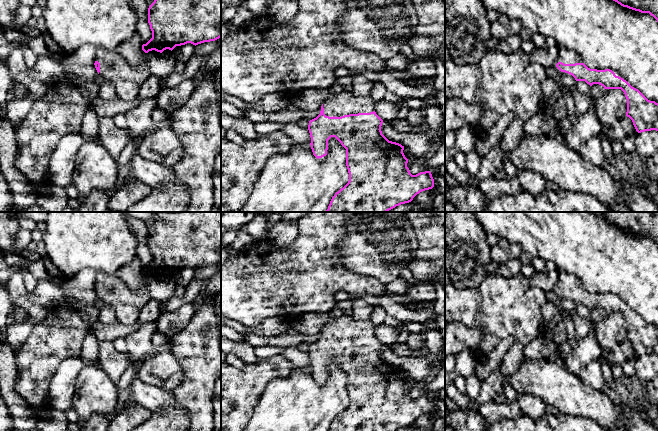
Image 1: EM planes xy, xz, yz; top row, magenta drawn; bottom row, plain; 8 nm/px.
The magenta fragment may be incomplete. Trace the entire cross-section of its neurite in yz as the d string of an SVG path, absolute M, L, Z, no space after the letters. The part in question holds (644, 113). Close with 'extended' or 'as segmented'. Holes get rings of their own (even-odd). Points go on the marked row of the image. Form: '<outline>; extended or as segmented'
M559 48L553 67L561 75L570 74L576 81L585 81L590 86L599 84L604 89L621 89L627 99L626 116L632 120L636 131L658 131L658 103L648 100L612 70L590 69L574 51L565 48Z; extended

